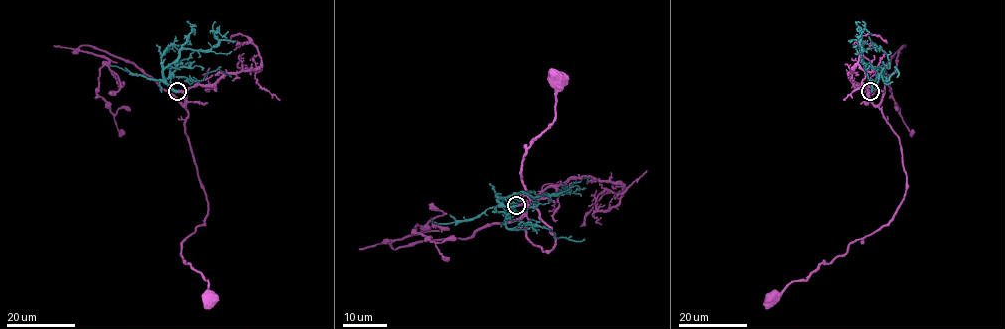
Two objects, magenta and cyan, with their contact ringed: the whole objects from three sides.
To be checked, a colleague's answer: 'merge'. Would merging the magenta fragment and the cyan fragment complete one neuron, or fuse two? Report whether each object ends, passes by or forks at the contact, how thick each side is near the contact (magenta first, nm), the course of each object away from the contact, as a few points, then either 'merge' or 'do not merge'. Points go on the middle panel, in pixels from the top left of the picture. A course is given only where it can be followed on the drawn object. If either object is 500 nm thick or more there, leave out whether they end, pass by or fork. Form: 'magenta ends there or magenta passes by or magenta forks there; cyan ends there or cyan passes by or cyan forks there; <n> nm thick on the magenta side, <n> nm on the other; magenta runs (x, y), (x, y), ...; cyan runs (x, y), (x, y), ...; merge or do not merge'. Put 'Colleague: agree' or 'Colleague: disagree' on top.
Colleague: agree
magenta ends there; cyan ends there; 360 nm thick on the magenta side, 320 nm on the other; magenta runs (517, 205), (525, 204), (525, 237), (548, 251), (555, 237), (521, 171), (530, 143), (555, 116), (554, 83); cyan runs (517, 205), (506, 206), (498, 198), (516, 193), (557, 195), (568, 191), (564, 193), (563, 186), (565, 192); merge

